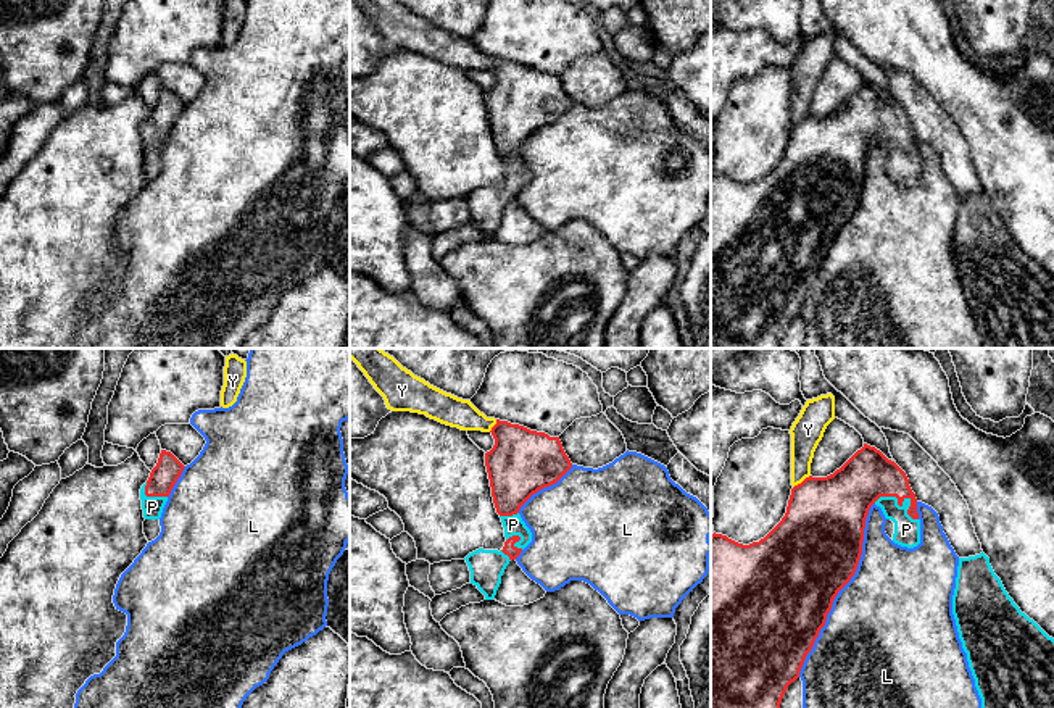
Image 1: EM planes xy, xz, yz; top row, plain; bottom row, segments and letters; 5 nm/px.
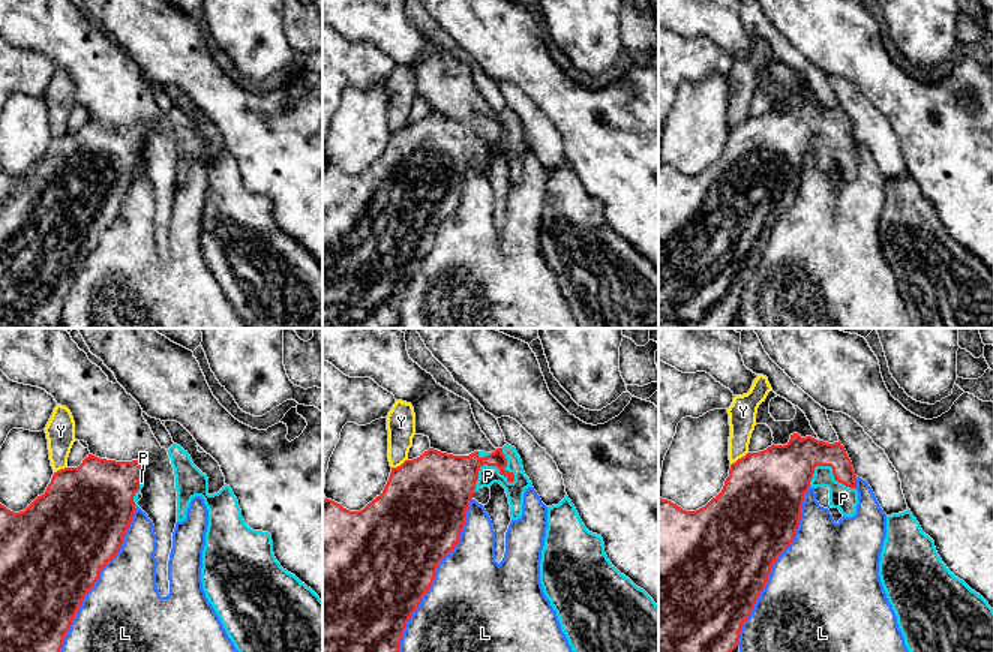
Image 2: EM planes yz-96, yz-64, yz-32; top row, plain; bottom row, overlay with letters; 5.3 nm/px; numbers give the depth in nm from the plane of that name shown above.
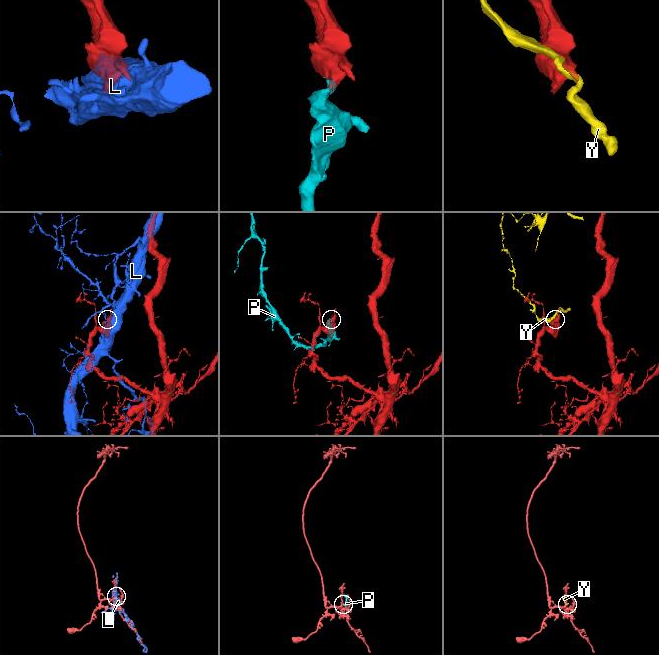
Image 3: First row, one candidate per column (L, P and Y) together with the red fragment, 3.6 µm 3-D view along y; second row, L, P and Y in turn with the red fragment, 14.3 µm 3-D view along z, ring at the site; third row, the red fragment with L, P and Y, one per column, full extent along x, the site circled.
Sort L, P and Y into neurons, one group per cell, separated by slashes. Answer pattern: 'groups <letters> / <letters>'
groups L / P / Y

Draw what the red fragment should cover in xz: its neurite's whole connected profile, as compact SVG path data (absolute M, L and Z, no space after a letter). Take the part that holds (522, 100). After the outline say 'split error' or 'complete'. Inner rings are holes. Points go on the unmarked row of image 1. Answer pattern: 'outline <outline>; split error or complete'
outline M500 58L490 71L495 84L485 92L485 105L506 181L500 190L479 187L464 197L471 223L485 239L495 237L506 205L532 181L532 171L519 153L521 145L572 106L559 76Z; split error

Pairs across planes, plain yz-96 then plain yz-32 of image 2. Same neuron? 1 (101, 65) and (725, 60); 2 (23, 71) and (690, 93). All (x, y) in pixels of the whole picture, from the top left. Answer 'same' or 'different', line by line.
1: different
2: different

